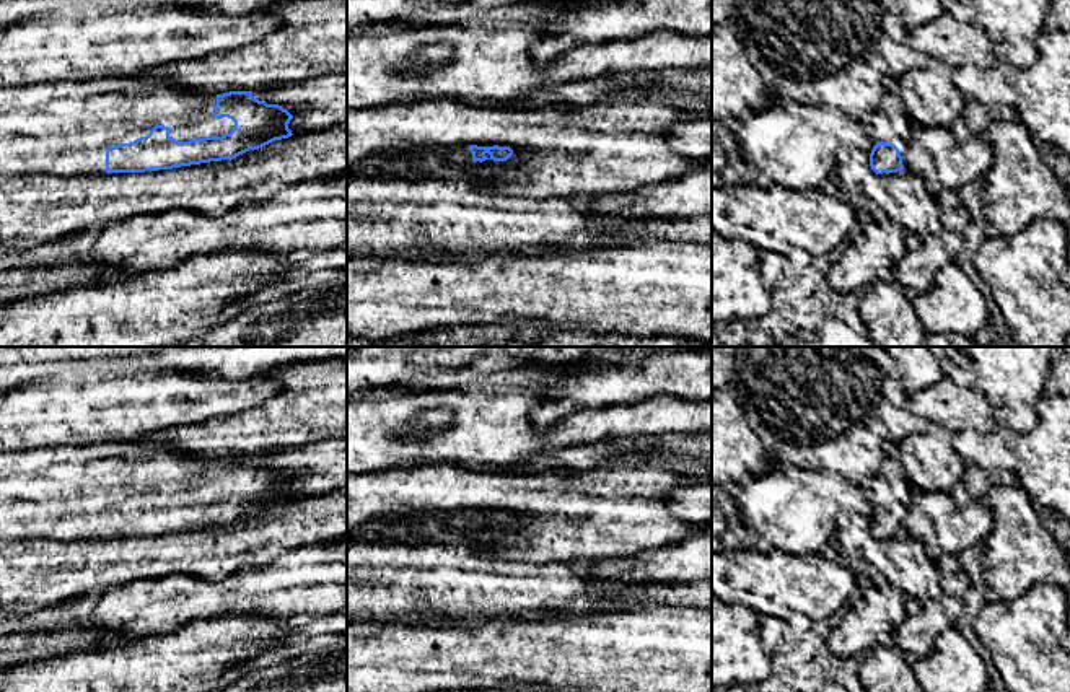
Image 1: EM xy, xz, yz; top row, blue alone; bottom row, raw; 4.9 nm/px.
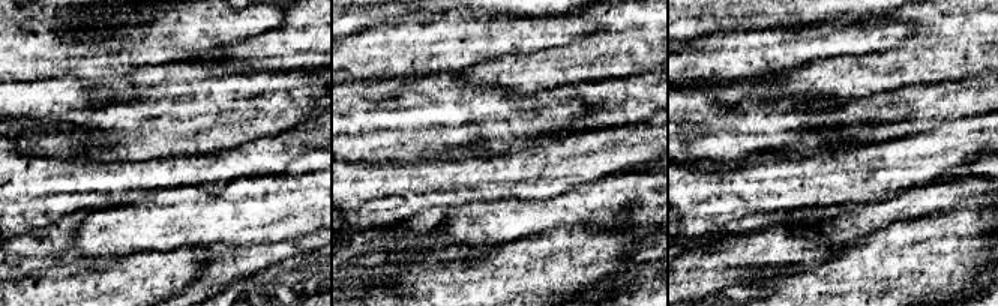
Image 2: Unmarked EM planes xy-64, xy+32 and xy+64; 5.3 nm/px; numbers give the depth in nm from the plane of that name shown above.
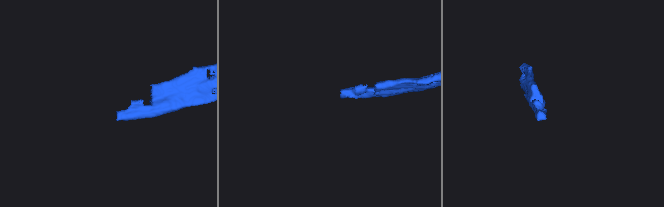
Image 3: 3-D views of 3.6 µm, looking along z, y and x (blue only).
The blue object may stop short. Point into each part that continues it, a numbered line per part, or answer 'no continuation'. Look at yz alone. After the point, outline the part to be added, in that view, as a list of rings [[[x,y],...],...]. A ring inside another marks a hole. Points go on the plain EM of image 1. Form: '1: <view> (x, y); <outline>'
1: yz (890, 487); [[[883,440],[883,464],[876,475],[862,484],[862,490],[873,510],[892,508],[902,521],[910,505],[910,482],[899,459],[899,445]]]

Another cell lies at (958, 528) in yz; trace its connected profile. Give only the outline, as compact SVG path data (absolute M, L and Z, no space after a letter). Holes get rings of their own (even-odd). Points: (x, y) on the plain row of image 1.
M910 485L910 505L902 519L902 534L919 539L925 554L936 562L958 557L993 529L993 515L987 501L956 505L948 493L923 492Z

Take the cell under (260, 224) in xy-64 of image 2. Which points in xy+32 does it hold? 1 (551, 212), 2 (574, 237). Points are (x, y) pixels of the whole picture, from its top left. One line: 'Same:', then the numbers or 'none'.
Same: 1

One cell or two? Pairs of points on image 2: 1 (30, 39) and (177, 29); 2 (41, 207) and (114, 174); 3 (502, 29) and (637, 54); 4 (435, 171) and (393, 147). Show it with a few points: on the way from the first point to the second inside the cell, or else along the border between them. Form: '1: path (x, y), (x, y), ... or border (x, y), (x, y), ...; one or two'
1: path (66, 45), (98, 47), (123, 42), (141, 32); one
2: path (56, 188), (95, 185); one
3: border (589, 32), (536, 53); two
4: border (453, 158), (429, 158), (399, 165); two

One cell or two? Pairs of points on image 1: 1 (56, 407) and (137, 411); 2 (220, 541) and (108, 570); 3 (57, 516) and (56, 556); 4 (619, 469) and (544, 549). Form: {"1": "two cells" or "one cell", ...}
{"1": "one cell", "2": "one cell", "3": "two cells", "4": "one cell"}

